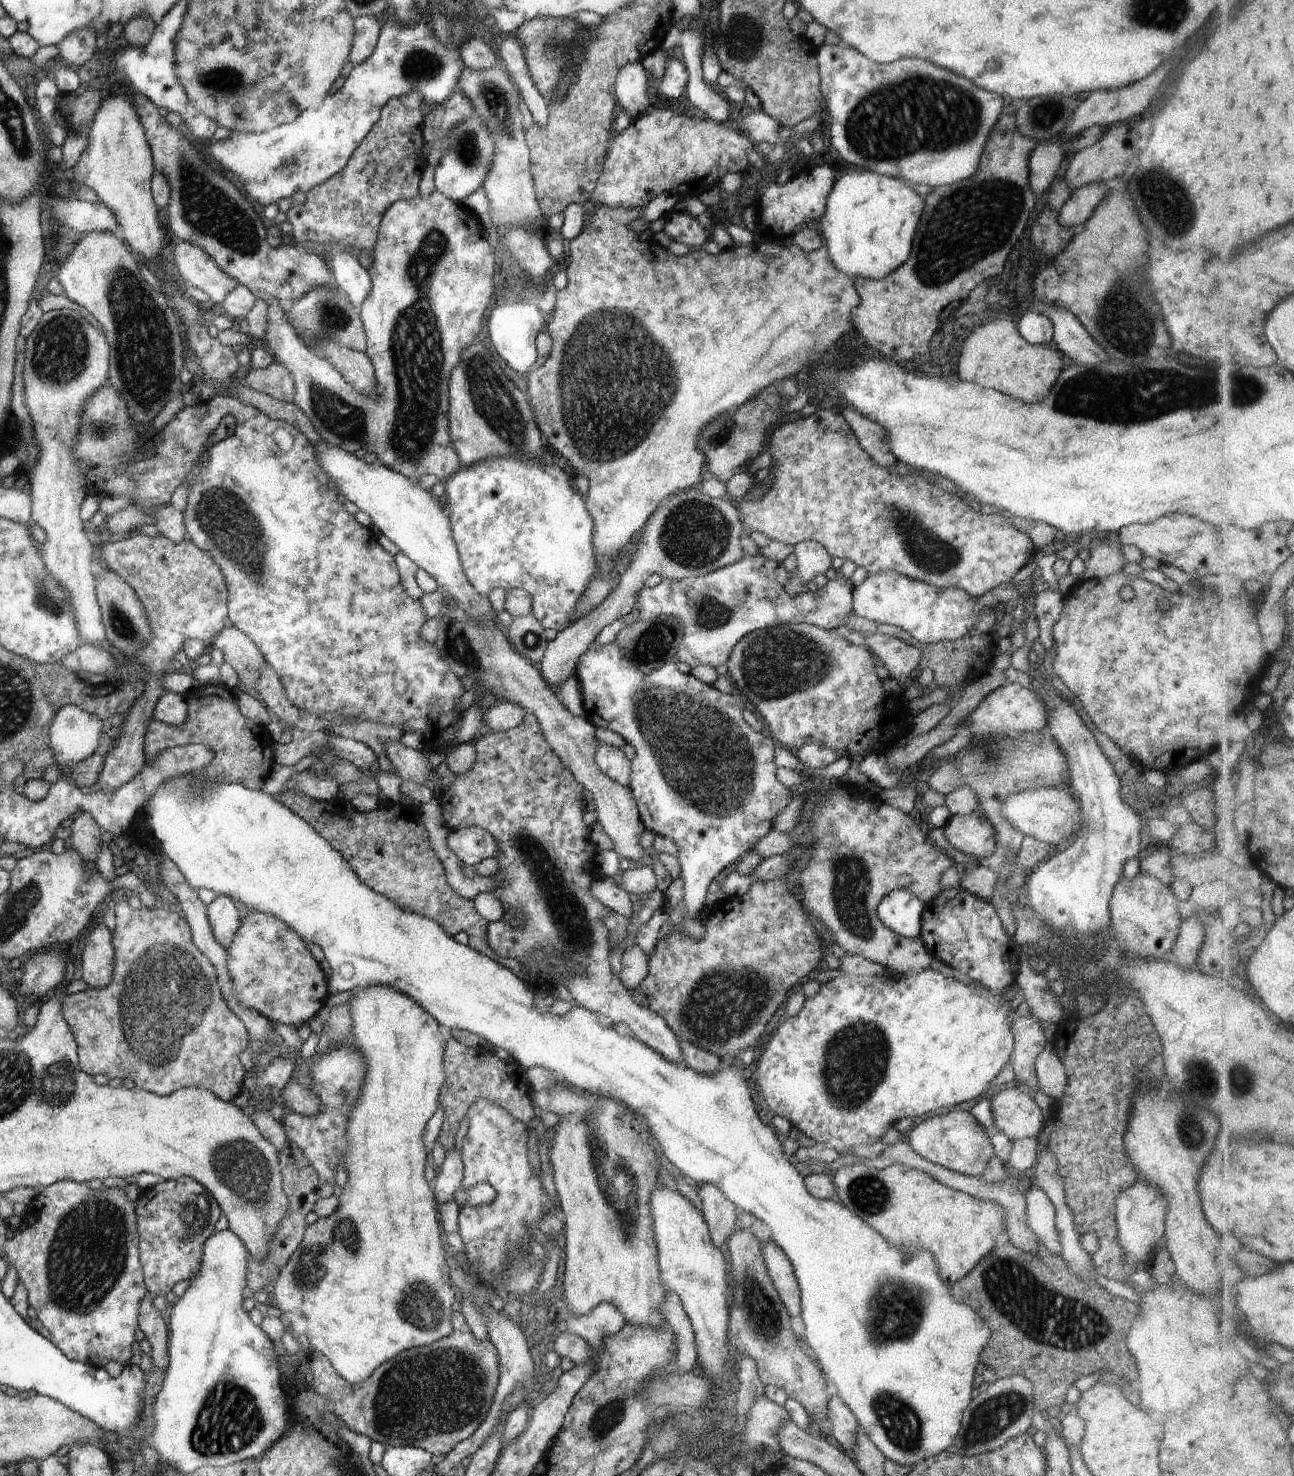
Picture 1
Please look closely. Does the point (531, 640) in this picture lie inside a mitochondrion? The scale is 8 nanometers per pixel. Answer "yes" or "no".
yes

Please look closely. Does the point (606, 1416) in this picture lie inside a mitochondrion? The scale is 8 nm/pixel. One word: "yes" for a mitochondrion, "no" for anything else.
yes

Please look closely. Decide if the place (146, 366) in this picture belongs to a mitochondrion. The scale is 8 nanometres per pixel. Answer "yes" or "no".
yes

